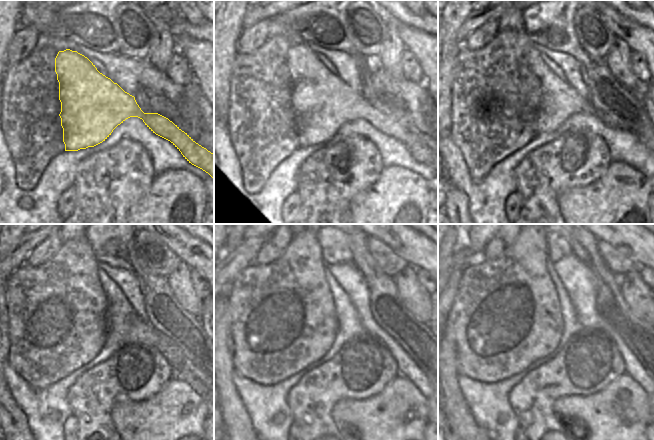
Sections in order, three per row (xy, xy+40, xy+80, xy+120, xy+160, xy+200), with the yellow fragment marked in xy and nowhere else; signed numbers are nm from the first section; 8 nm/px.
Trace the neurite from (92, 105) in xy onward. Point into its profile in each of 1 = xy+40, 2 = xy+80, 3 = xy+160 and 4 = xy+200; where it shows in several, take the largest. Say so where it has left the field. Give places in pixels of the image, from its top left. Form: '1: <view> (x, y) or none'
1: xy+40 (322, 102)
2: xy+80 (559, 101)
3: xy+160 (407, 367)
4: xy+200 (633, 367)

